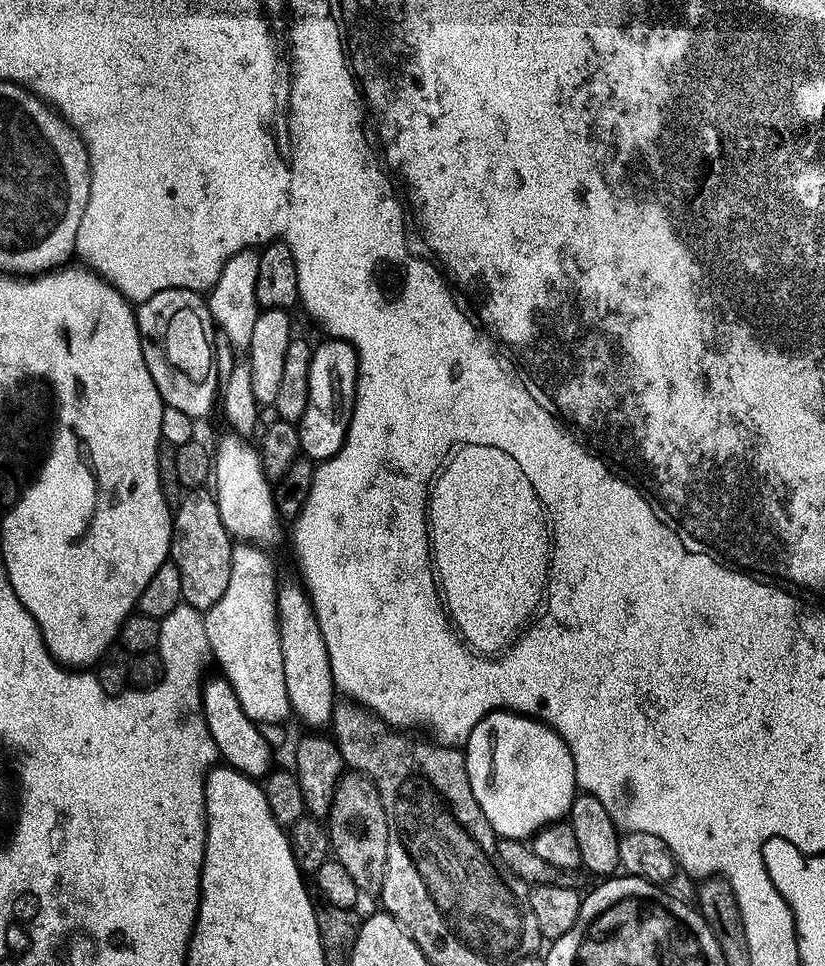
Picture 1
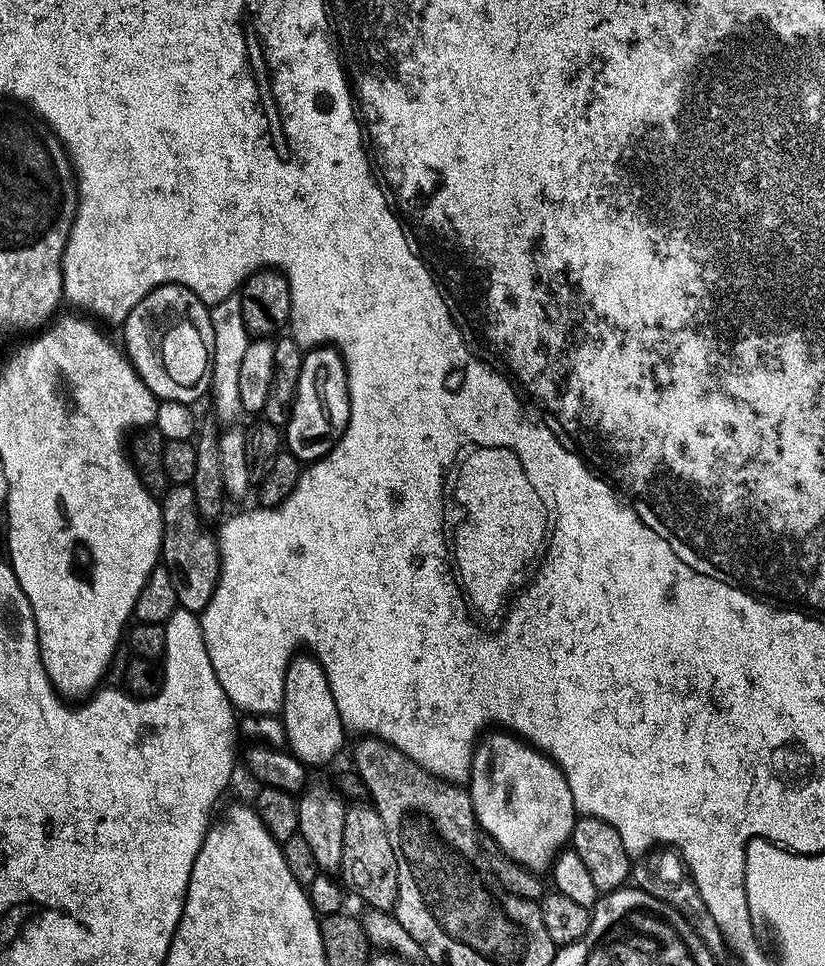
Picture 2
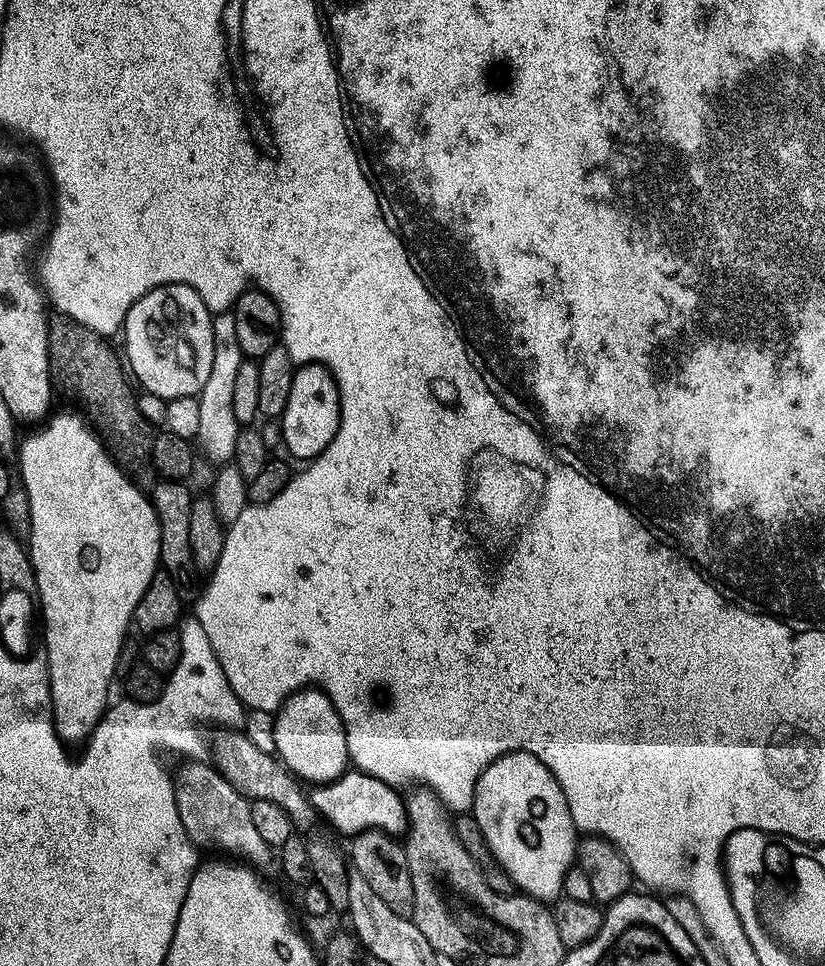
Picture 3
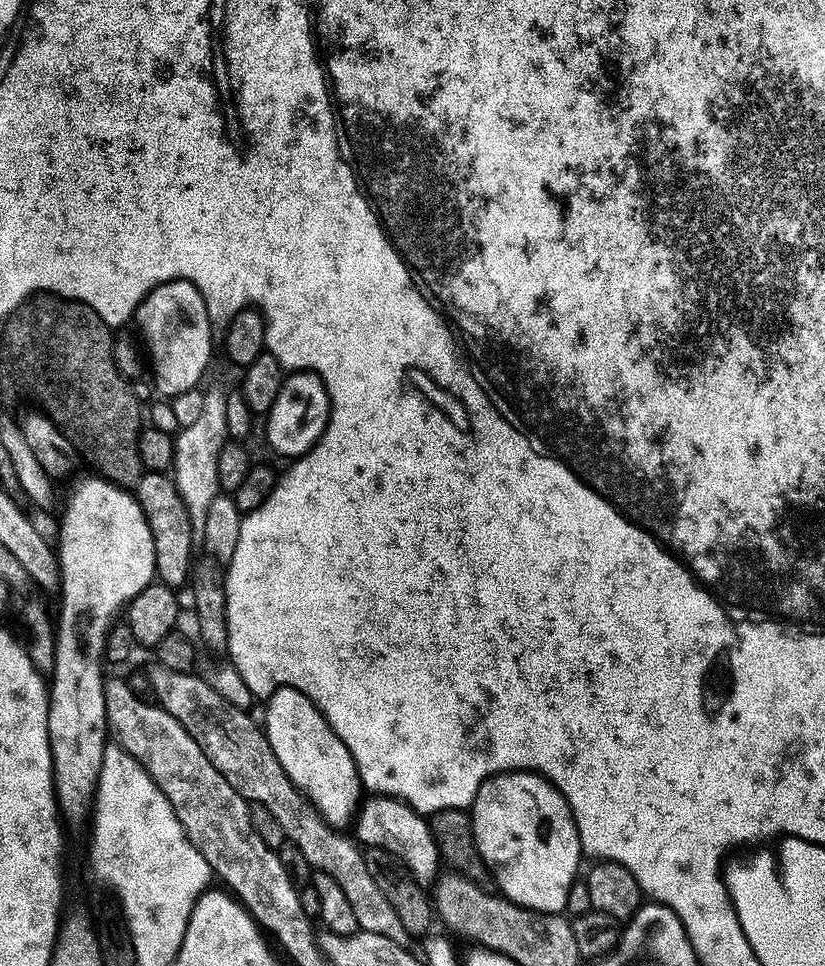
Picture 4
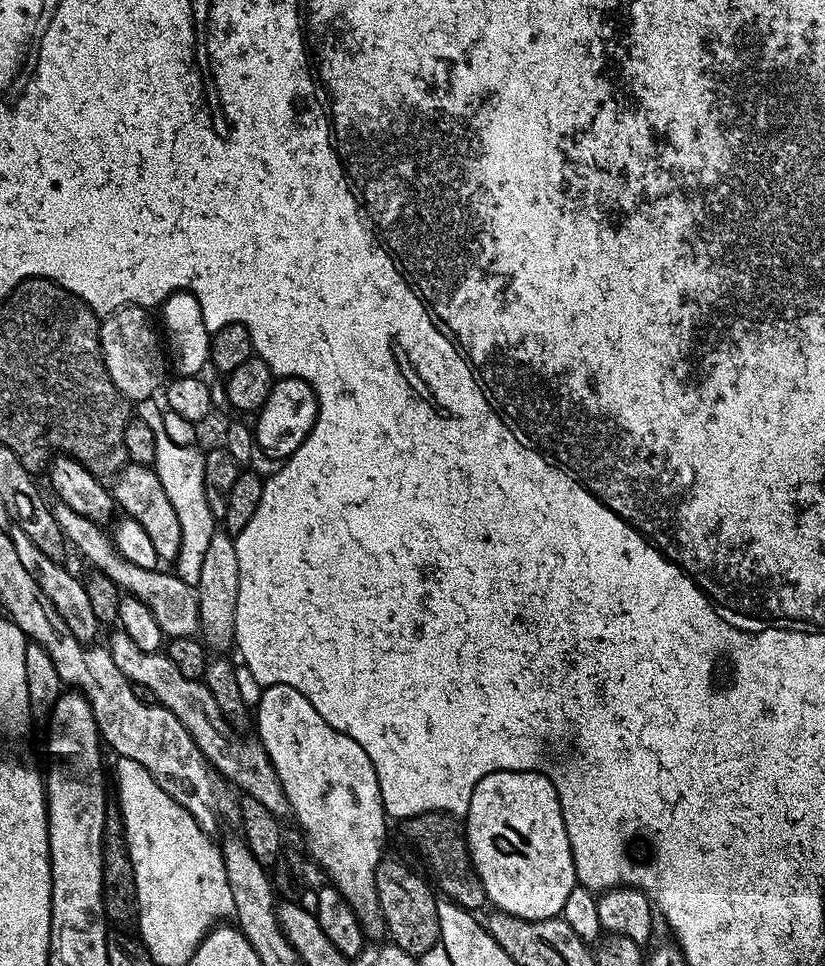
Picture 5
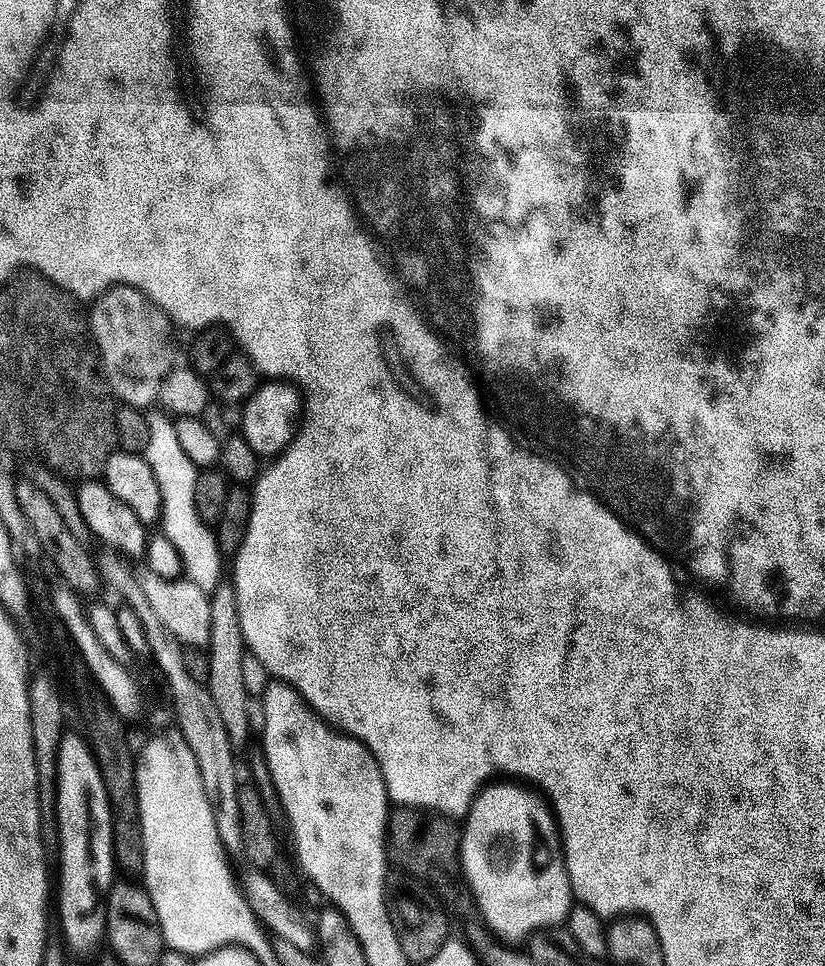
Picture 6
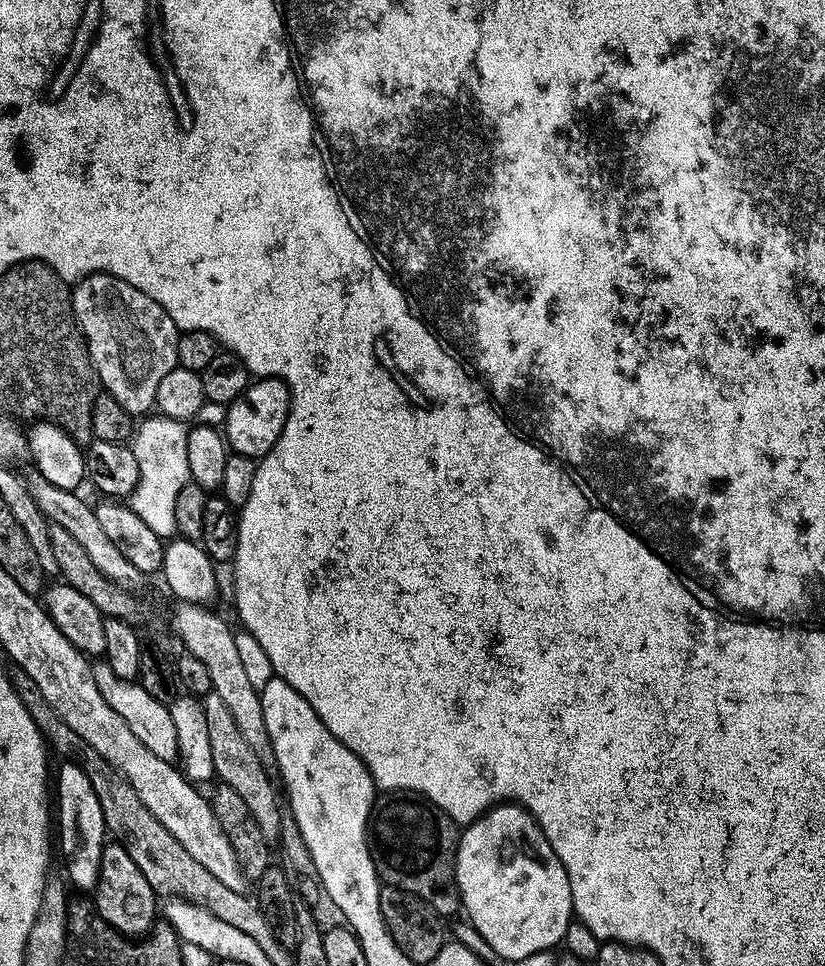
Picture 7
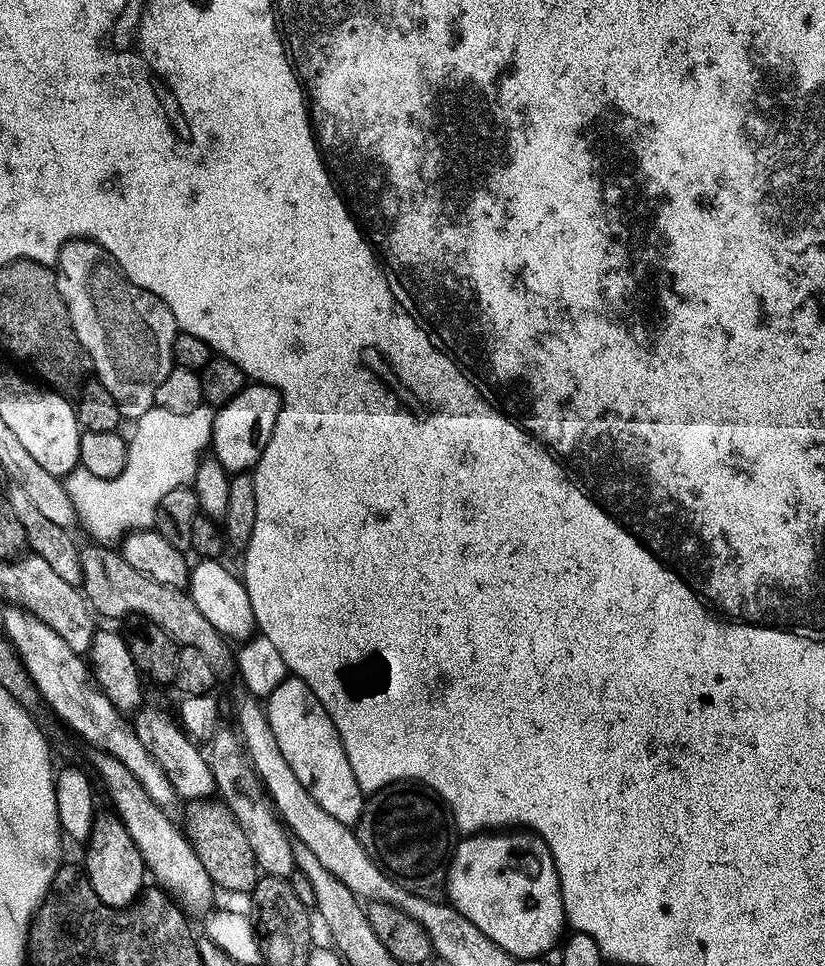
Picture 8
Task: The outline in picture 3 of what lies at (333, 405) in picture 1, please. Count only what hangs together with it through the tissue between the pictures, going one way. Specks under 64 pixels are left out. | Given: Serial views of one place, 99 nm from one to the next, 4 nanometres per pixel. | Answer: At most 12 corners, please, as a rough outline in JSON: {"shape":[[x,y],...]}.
{"shape":[[302,364],[278,418],[289,457],[311,462],[340,425],[325,364]]}

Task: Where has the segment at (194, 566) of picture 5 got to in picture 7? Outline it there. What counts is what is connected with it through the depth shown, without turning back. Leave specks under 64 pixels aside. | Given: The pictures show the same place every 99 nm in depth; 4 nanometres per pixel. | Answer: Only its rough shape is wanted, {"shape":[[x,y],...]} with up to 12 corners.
{"shape":[[149,415],[130,447],[130,506],[162,538],[189,483],[185,421]]}

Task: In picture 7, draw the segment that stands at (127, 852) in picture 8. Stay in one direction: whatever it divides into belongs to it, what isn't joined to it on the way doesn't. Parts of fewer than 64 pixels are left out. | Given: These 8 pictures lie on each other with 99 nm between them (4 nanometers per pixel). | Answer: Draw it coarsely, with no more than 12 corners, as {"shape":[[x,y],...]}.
{"shape":[[117,842],[105,843],[97,914],[121,936],[144,938],[158,897]]}

